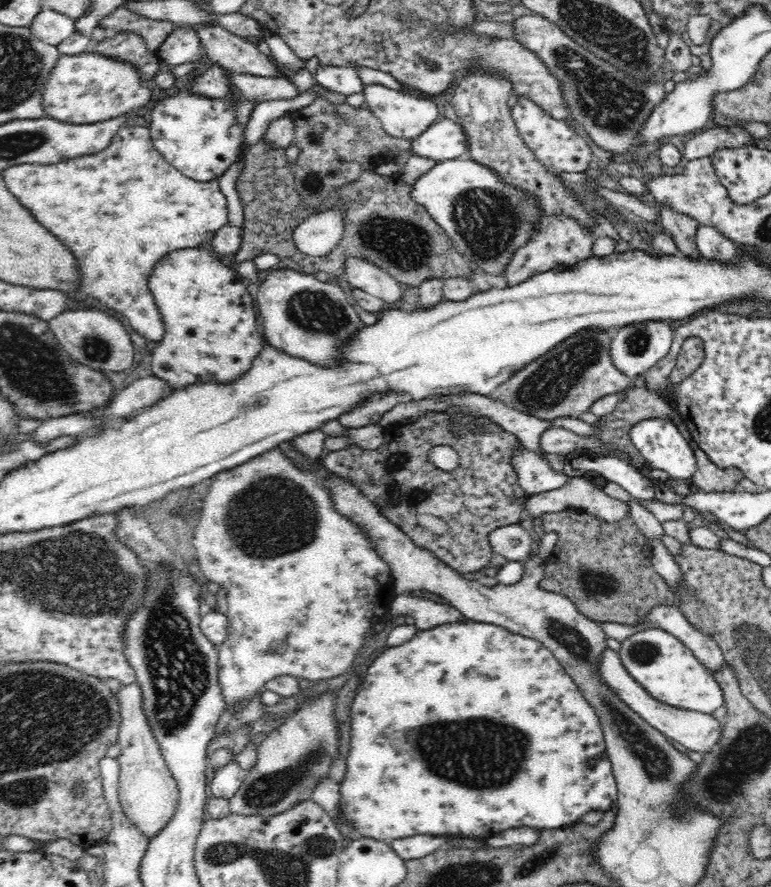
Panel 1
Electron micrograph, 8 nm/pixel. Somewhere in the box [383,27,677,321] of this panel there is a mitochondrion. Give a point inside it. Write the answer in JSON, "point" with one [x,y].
{"point":[611,102]}

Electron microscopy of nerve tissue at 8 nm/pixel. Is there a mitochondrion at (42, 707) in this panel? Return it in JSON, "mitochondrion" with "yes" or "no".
{"mitochondrion":"yes"}

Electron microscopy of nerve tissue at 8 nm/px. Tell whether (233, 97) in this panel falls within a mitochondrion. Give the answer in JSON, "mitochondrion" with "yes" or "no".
{"mitochondrion":"no"}

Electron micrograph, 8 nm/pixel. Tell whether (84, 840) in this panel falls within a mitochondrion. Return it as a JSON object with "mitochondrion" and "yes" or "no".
{"mitochondrion":"no"}

